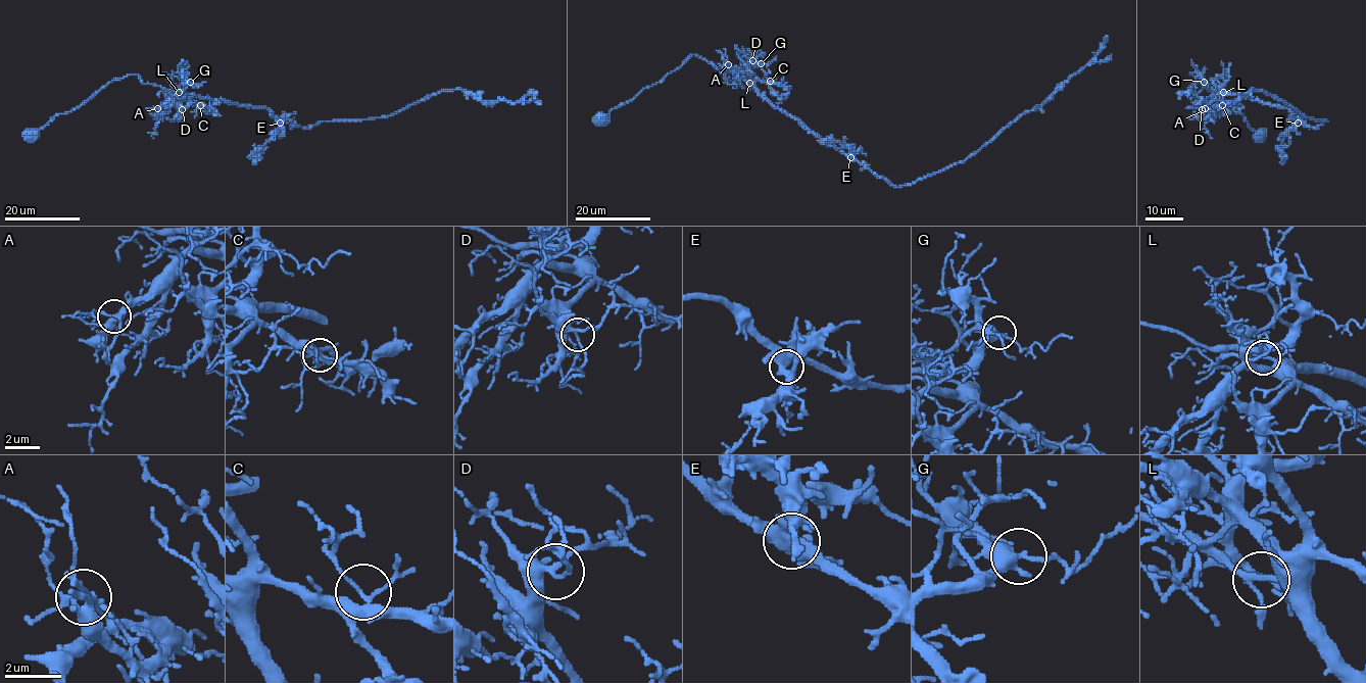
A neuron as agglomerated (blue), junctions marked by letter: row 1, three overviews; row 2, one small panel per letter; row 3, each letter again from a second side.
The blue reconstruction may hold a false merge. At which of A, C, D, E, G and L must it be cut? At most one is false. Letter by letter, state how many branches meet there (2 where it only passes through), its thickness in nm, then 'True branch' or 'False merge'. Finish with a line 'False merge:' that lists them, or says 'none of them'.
A: Branches: 4. Thickness 190 nm. True branch
C: Branches: 4. Thickness 200 nm. True branch
D: Branches: 3. Thickness 200 nm. True branch
E: Branches: 3. Thickness 440 nm. True branch
G: Branches: 3. Thickness 380 nm. True branch
L: Branches: 3. Thickness 180 nm. True branch
False merge: none of them

